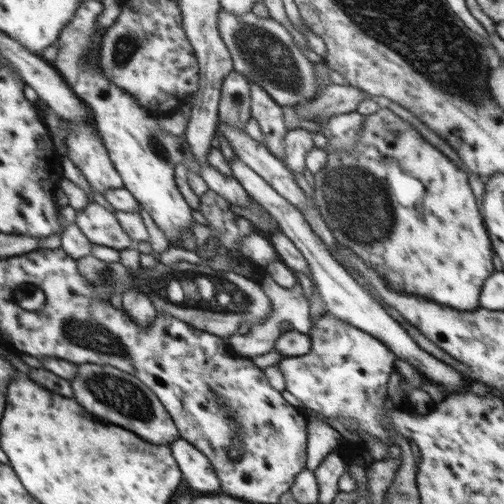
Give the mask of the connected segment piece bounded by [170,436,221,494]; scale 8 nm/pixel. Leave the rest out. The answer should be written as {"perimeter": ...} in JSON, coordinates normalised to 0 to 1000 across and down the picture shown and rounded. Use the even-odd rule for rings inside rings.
{"perimeter":[[[357,865],[337,881],[353,921],[361,921],[369,960],[393,976],[437,976],[438,960],[415,909]]]}

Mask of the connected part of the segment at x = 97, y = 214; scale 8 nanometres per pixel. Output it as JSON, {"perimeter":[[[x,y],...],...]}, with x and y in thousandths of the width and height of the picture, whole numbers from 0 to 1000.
{"perimeter":[[[179,401],[153,421],[149,446],[181,482],[216,488],[236,498],[266,488],[256,462],[234,440],[228,423],[190,401]]]}

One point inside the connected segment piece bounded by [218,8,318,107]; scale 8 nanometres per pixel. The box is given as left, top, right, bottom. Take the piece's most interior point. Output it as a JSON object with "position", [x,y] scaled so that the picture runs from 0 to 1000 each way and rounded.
{"position":[520,99]}

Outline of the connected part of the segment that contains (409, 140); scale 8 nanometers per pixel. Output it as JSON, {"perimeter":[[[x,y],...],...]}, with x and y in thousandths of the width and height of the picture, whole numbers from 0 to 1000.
{"perimeter":[[[758,206],[742,226],[726,230],[704,292],[651,306],[647,325],[621,347],[623,371],[643,385],[643,393],[627,393],[629,415],[669,484],[681,482],[718,512],[718,520],[740,532],[764,563],[774,563],[774,571],[841,587],[901,615],[933,617],[952,609],[960,556],[984,536],[976,528],[982,500],[952,429],[948,401],[917,335],[909,337],[813,242],[798,238]]]}

